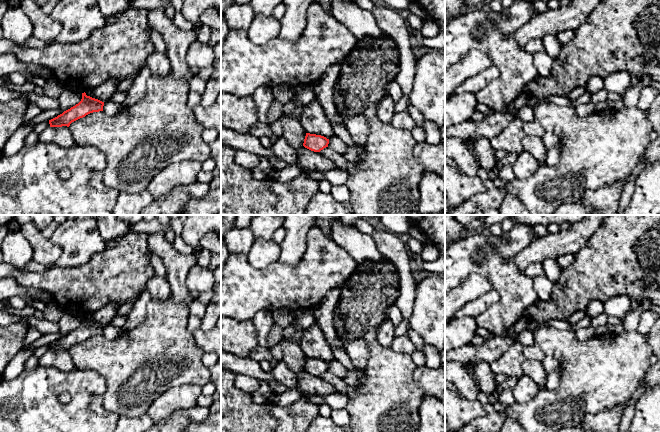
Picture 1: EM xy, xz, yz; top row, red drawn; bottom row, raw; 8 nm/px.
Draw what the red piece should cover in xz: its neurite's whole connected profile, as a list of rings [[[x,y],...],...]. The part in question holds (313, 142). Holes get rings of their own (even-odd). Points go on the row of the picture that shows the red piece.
[[[306,133],[303,146],[311,151],[320,152],[328,147],[329,139],[324,136]]]

